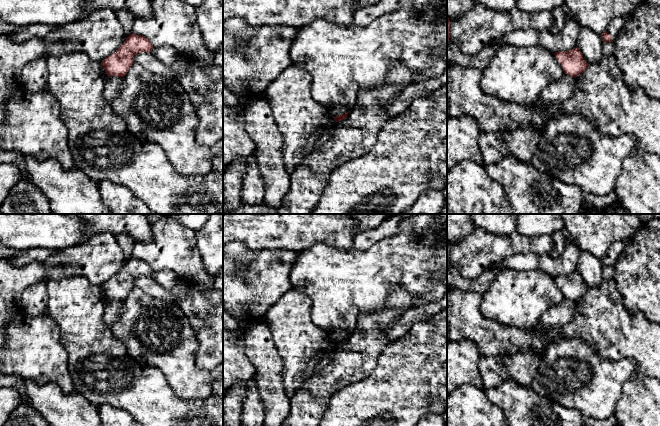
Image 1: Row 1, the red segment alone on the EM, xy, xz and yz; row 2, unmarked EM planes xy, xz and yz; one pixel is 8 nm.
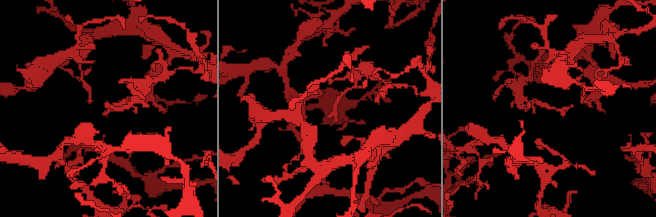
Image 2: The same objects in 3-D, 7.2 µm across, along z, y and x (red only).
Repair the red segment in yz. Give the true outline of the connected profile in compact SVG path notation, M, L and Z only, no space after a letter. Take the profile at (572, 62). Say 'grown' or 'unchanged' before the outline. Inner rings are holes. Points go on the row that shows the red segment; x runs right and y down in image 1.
unchanged | M578 47L570 51L556 52L555 58L559 61L565 74L574 78L582 74L588 67L583 55Z

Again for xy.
unchanged | M132 33L116 52L106 57L101 64L108 76L124 77L134 64L134 56L141 52L151 52L153 48L149 39Z

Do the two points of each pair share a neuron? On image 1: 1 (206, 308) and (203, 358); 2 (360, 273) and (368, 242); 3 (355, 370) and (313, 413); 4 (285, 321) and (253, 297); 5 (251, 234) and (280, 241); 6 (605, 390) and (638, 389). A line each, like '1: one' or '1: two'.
1: one
2: two
3: one
4: two
5: one
6: two

